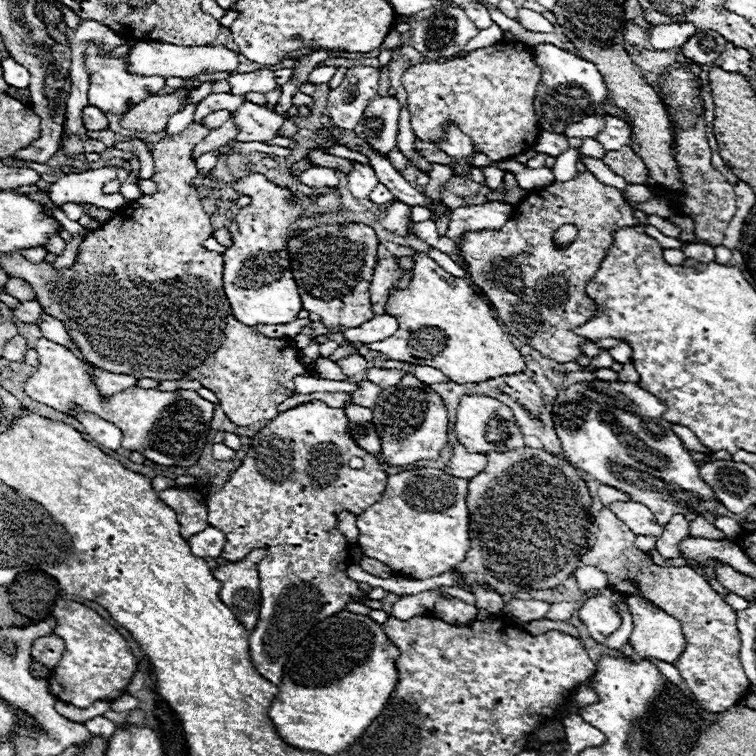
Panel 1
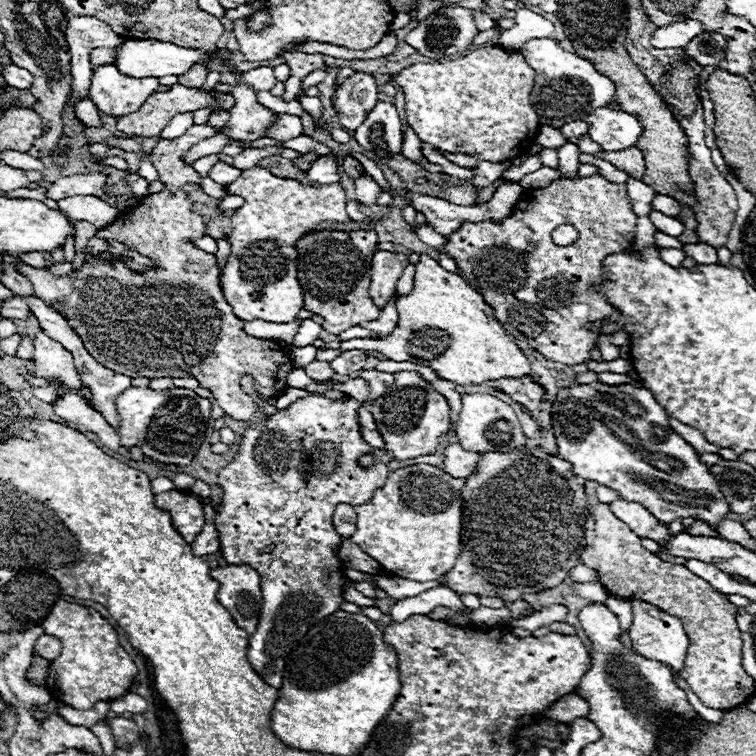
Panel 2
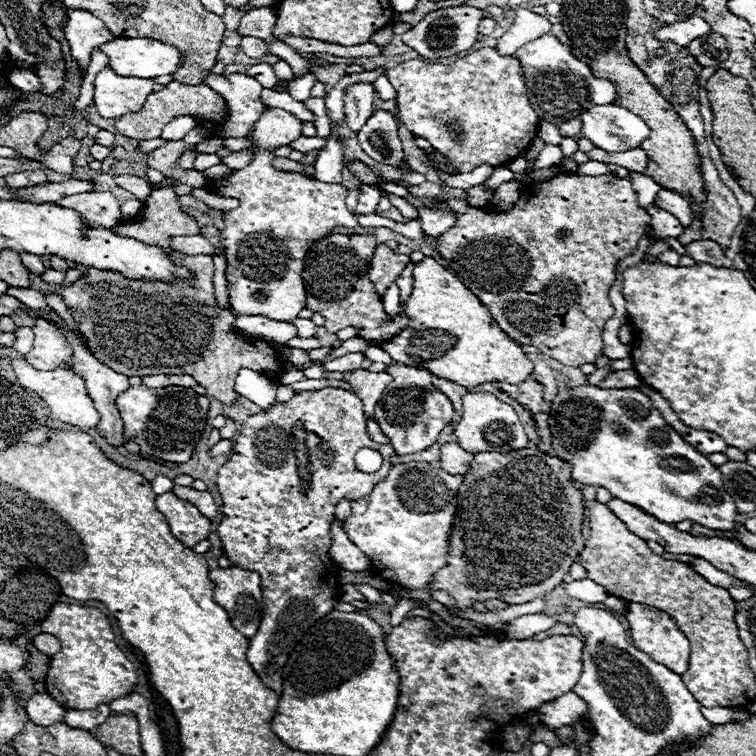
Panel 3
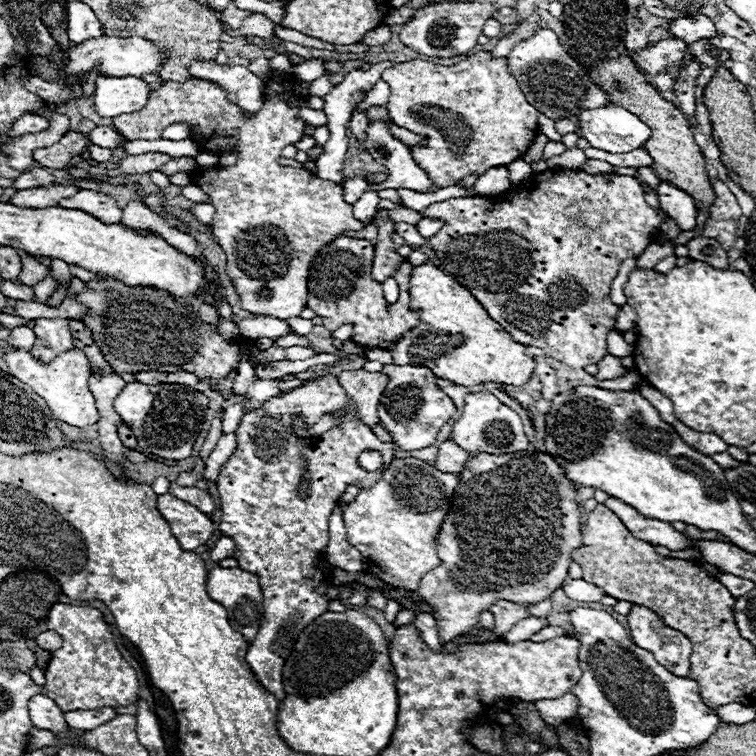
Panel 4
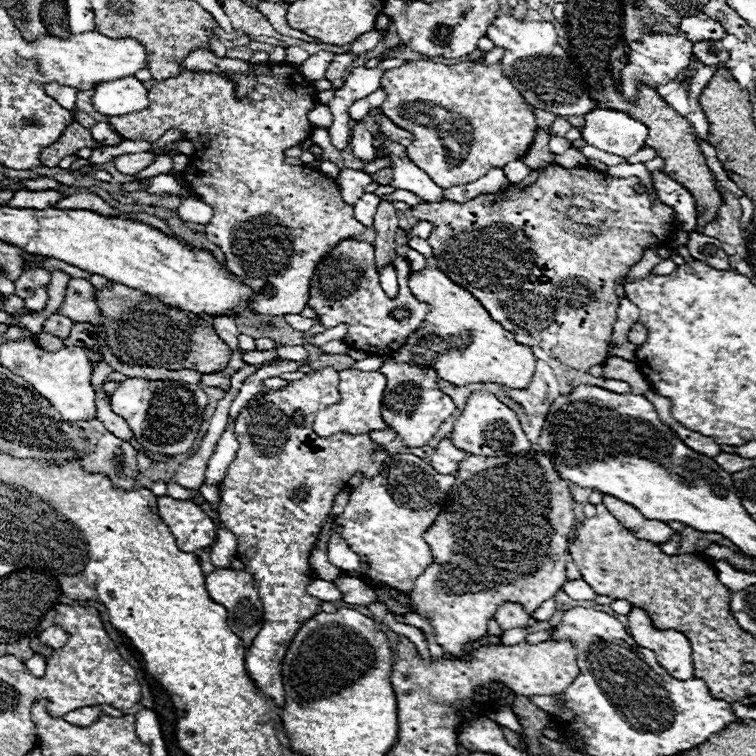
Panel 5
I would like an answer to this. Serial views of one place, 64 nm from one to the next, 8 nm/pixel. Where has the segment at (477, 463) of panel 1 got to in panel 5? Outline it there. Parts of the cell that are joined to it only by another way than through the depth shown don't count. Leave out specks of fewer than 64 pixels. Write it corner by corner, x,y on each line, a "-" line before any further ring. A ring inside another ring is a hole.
444,438
444,440
438,444
436,452
432,454
430,466
432,466
436,472
440,472
440,474
456,474
456,472
458,472
458,464
460,464
466,456
468,456
468,454
466,454
464,450
456,448
448,438

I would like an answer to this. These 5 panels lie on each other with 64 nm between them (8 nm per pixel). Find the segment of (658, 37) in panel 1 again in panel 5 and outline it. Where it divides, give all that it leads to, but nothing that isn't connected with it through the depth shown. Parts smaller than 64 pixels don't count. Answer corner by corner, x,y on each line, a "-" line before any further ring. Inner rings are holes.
698,14
698,16
688,16
688,18
682,18
680,24
678,24
678,32
686,34
686,38
690,42
700,42
700,40
722,40
726,36
724,28
704,16
704,14

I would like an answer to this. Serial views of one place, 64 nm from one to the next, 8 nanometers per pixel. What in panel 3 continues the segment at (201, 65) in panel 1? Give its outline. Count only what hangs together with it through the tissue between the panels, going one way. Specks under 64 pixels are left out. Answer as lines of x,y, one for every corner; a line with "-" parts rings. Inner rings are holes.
116,38
100,50
108,54
110,68
120,76
156,78
176,72
184,62
174,46
150,38

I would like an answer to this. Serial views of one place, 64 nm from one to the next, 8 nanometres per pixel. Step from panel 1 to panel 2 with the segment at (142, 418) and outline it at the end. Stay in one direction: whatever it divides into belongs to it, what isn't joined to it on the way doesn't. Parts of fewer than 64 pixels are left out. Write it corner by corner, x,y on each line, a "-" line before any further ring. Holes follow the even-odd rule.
42,330
34,338
34,374
38,378
48,380
48,384
32,388
32,394
38,400
54,404
62,390
68,388
76,390
92,408
95,408
90,390
80,382
80,374
74,366
72,354
58,342
50,340
-
130,386
116,396
114,406
120,416
120,436
124,448
138,446
144,456
162,464
178,466
188,466
194,460
212,412
212,402
208,398
200,398
196,392
186,388
156,392
150,388

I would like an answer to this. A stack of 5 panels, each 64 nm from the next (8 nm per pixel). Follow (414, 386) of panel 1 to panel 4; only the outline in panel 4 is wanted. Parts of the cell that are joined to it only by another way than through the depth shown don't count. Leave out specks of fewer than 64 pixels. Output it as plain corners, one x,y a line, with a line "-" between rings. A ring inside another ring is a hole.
386,364
384,374
388,374
390,382
380,398
378,418
380,424
390,432
392,440
400,450
420,450
432,446
440,428
456,414
454,402
436,386
436,376
432,370
424,366
396,366

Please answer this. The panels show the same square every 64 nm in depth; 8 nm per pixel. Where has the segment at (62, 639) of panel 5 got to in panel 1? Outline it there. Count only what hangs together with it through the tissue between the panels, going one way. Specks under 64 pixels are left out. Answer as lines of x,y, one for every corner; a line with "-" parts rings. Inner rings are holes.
48,634
48,636
40,636
32,642
32,650
30,656
34,662
40,662
48,672
52,672
58,662
62,660
64,654
64,640
56,634

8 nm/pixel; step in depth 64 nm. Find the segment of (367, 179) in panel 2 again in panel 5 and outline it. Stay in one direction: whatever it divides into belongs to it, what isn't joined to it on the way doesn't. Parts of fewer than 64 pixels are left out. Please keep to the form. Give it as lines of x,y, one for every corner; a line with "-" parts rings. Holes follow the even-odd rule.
366,192
356,204
354,204
354,218
364,224
366,228
370,228
374,224
374,214
376,214
376,208
380,204
380,198
372,192

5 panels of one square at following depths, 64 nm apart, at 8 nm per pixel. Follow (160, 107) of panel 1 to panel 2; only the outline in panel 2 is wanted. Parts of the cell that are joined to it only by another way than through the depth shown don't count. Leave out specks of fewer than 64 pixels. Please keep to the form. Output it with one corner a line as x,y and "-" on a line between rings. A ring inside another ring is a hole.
174,84
168,92
156,92
140,106
140,110
120,116
118,130
134,136
158,136
172,116
182,112
194,112
198,108
214,106
210,92
188,90
186,86

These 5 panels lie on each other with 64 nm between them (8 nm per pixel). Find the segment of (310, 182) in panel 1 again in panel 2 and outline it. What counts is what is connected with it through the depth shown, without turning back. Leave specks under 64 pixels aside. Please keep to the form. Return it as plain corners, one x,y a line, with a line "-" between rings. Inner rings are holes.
336,154
320,156
310,170
306,170
306,178
314,184
338,184
340,182
340,166
336,162

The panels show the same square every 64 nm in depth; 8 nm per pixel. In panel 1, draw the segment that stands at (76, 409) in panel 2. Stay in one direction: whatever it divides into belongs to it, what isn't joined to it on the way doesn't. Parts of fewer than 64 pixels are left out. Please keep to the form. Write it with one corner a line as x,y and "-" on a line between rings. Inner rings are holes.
78,414
76,418
84,424
86,432
92,436
92,440
96,440
98,444
102,444
102,446
106,446
110,450
118,450
120,448
122,432
116,426
96,418
94,414

